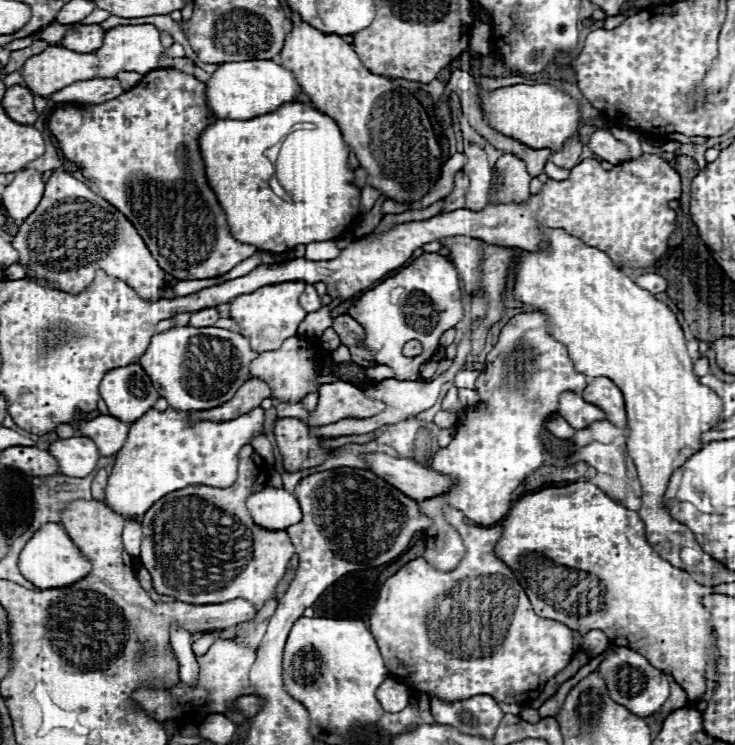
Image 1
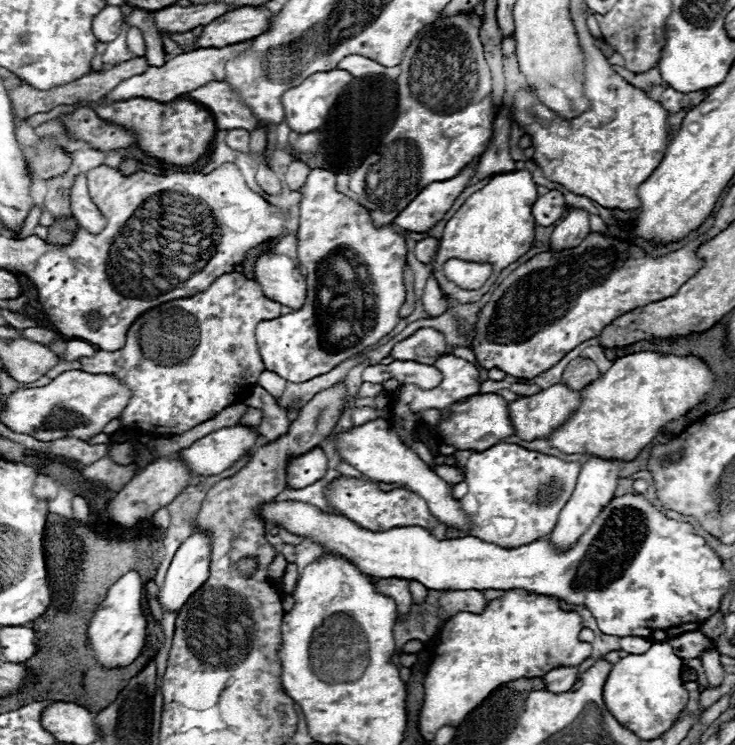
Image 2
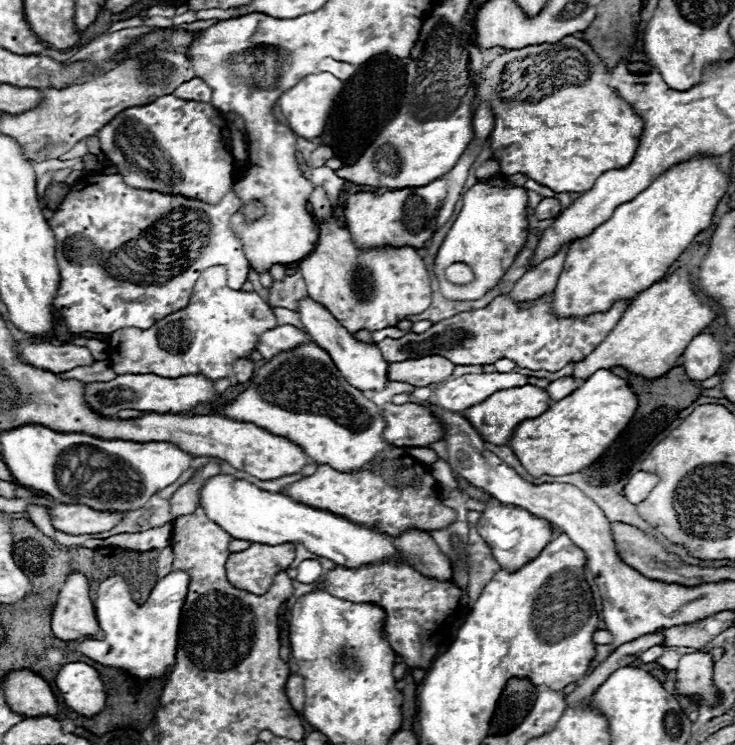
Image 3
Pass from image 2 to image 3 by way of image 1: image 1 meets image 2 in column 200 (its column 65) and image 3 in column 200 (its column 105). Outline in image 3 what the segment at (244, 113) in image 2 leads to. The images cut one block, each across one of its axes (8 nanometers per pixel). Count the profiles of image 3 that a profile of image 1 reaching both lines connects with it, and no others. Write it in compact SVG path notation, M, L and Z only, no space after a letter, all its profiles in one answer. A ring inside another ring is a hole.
M194 78L194 80L188 80L188 82L180 84L180 86L174 90L174 96L182 98L182 100L210 102L210 100L212 100L212 88L210 88L204 80Z

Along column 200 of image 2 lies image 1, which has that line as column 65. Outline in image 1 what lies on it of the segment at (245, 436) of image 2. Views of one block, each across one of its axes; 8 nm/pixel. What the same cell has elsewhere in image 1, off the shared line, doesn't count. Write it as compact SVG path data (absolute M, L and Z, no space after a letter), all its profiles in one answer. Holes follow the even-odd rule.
M84 436L58 438L48 444L48 452L58 460L58 472L70 478L88 476L100 458L96 444Z

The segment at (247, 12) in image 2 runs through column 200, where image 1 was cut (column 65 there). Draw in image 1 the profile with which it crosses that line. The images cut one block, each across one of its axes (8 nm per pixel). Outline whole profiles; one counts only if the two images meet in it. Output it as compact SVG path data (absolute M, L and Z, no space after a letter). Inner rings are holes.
M76 24L64 34L62 46L86 54L98 50L102 46L102 38L104 38L104 28L100 28L100 24Z

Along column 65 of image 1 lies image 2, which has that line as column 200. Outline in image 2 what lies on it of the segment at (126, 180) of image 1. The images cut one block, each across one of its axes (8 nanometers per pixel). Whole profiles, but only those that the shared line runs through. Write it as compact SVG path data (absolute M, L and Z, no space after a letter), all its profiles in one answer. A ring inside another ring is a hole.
M130 98L110 104L106 100L100 100L96 112L104 120L114 120L116 124L122 124L126 128L134 128L138 136L136 146L146 154L178 166L190 166L204 154L208 154L216 132L216 124L210 112L204 110L200 104L194 104L192 100L184 98L176 98L168 104L150 98Z

